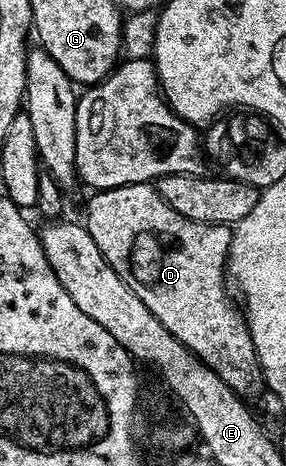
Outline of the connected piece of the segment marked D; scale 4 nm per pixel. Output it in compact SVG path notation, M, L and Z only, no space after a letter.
M152 183L101 189L91 196L88 201L87 231L94 243L98 243L98 251L102 251L106 263L114 267L130 291L134 291L134 295L150 307L162 327L166 327L191 353L195 353L197 359L206 363L206 367L213 369L226 387L245 399L256 397L260 392L263 394L266 389L264 373L260 369L254 339L248 330L248 318L228 294L226 270L228 252L232 247L232 229L226 225L198 223L194 219L186 219L186 215L178 215L178 211L166 203Z

